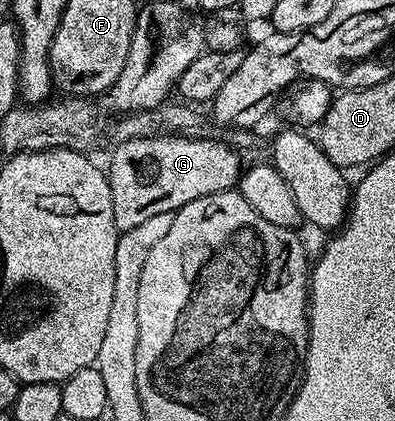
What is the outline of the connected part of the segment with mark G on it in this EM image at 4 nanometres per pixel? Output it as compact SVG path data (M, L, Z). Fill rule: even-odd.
M159 134L120 140L116 146L107 174L118 232L135 229L158 213L178 211L199 197L236 188L243 170L242 156L221 140Z

